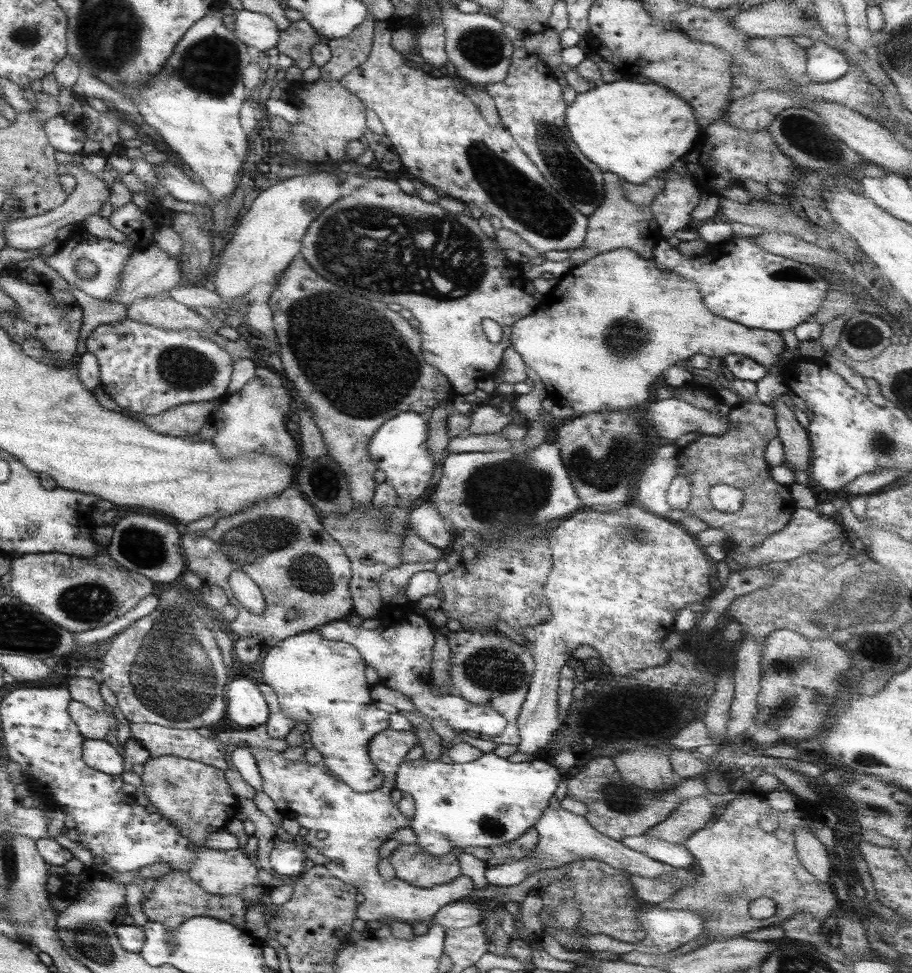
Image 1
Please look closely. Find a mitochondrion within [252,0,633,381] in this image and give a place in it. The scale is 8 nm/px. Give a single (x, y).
(351, 237)

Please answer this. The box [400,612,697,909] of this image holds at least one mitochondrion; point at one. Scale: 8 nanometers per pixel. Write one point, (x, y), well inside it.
(494, 669)

